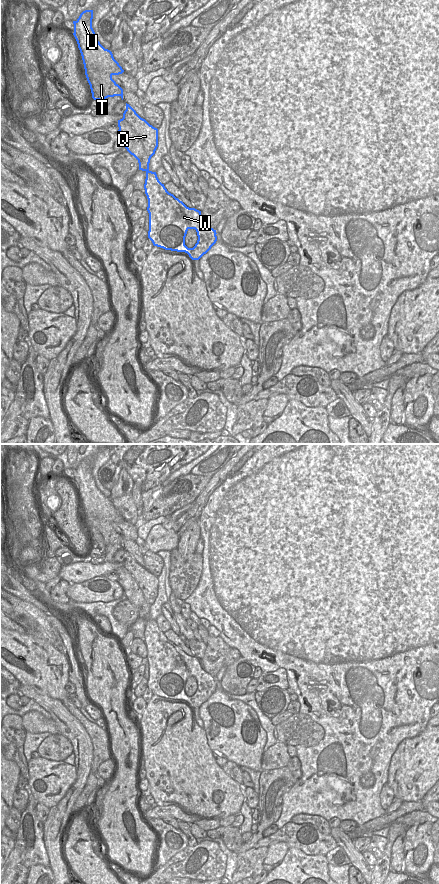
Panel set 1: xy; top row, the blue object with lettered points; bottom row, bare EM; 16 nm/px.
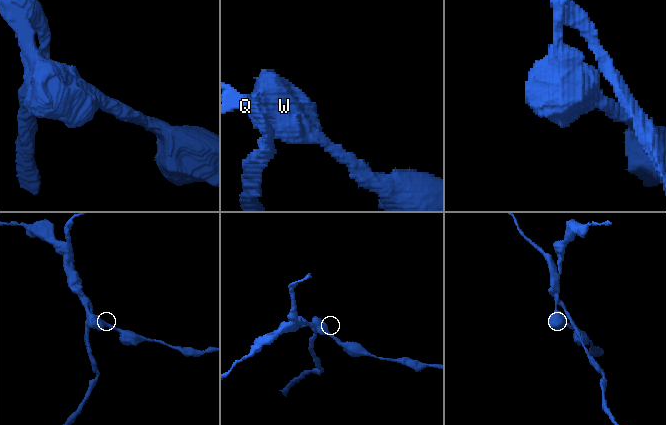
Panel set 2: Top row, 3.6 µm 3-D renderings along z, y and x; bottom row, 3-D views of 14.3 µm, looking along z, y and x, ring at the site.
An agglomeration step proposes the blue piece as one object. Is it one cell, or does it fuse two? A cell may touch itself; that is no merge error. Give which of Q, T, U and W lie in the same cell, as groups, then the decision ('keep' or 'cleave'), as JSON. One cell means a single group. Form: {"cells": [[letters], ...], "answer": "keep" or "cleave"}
{"cells": [["Q", "T", "U"], ["W"]], "answer": "cleave"}

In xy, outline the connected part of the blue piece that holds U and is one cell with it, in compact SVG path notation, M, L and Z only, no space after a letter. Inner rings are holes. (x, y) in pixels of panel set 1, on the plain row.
M93 458L83 459L79 466L73 469L73 483L82 504L92 546L104 553L104 548L108 545L120 544L123 548L123 537L112 527L112 524L122 522L124 518L114 507L112 500L105 497L97 488L92 476L92 467ZM94 498L102 499L103 511L91 509L90 500Z

